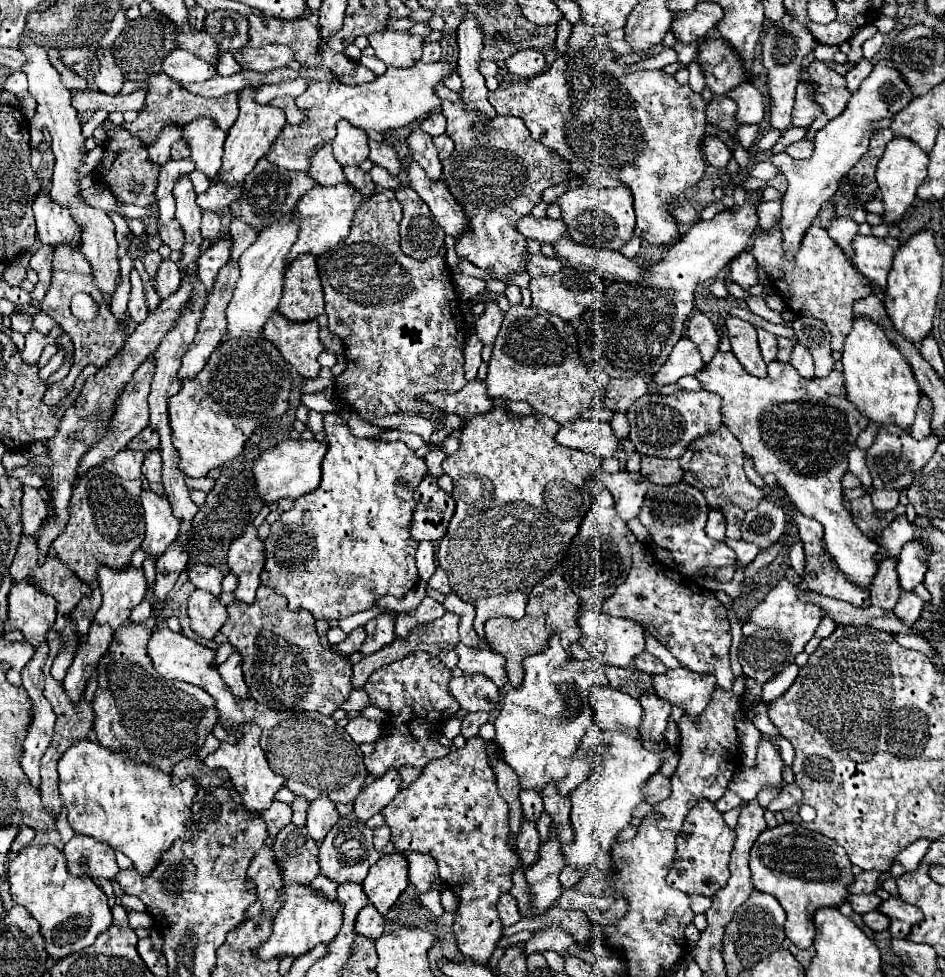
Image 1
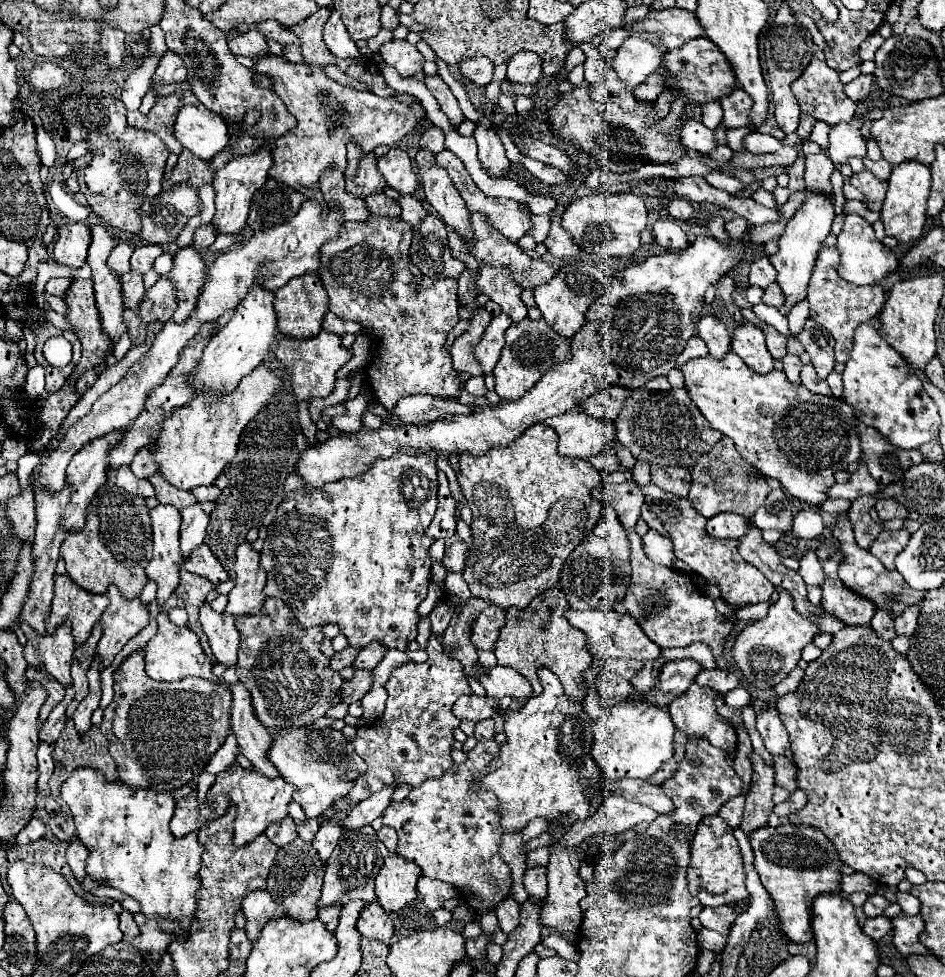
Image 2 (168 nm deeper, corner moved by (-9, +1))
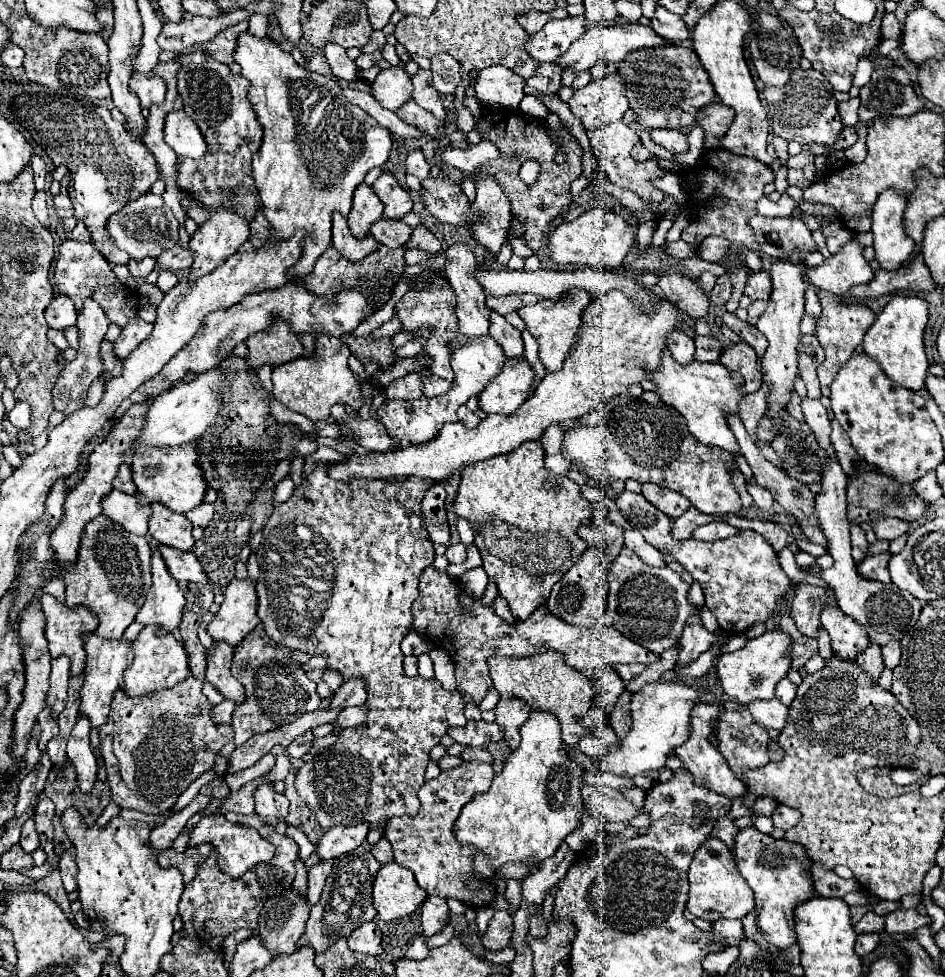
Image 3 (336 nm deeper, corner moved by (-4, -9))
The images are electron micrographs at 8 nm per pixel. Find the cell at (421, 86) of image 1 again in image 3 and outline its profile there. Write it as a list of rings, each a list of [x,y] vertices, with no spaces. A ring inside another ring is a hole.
[[[249,32],[241,34],[239,36],[239,44],[237,44],[237,50],[235,50],[235,62],[241,66],[241,76],[247,78],[251,82],[251,88],[249,88],[249,100],[257,112],[257,118],[263,126],[263,144],[259,148],[259,152],[253,156],[253,180],[255,180],[255,186],[257,186],[257,192],[259,192],[259,198],[261,198],[261,204],[263,204],[263,212],[273,228],[271,232],[271,238],[275,236],[277,240],[287,240],[297,228],[305,228],[307,234],[305,234],[305,242],[303,242],[303,256],[299,258],[299,262],[293,266],[293,270],[289,272],[289,276],[305,276],[313,270],[313,264],[317,262],[317,258],[331,246],[331,214],[335,210],[339,210],[343,216],[349,214],[351,210],[351,198],[353,198],[353,192],[355,188],[365,180],[365,174],[369,168],[373,166],[383,166],[391,154],[391,148],[393,148],[393,140],[391,140],[391,132],[387,128],[381,128],[365,110],[349,104],[345,100],[345,96],[341,94],[341,88],[335,84],[335,80],[329,80],[321,74],[315,74],[311,70],[307,70],[305,66],[299,66],[291,54],[285,54],[271,38],[263,38],[263,40],[257,40],[253,38]]]

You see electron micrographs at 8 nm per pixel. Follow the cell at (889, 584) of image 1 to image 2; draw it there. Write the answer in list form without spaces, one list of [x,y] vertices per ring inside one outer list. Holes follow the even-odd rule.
[[[876,610],[876,616],[872,620],[872,630],[884,638],[884,640],[894,640],[894,620],[890,618],[890,614],[886,614],[886,610]]]

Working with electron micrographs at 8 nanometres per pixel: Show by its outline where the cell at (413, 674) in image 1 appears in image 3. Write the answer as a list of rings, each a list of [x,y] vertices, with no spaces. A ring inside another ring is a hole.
[[[322,462],[317,465],[311,476],[295,488],[293,496],[283,502],[277,504],[269,522],[263,528],[263,540],[261,546],[257,550],[257,560],[259,560],[259,580],[257,580],[257,596],[259,596],[259,608],[257,614],[265,626],[267,636],[271,636],[277,644],[293,648],[293,650],[305,650],[311,654],[327,654],[327,662],[329,668],[339,670],[343,674],[343,678],[349,676],[361,676],[367,682],[367,702],[365,706],[369,708],[367,714],[367,722],[359,728],[347,728],[341,732],[339,740],[325,748],[323,752],[315,754],[313,758],[307,758],[305,764],[299,768],[297,778],[295,778],[295,788],[299,792],[299,796],[311,806],[311,810],[317,816],[317,822],[323,830],[329,830],[331,826],[337,824],[357,824],[357,822],[369,822],[371,828],[377,828],[385,818],[391,816],[401,816],[401,814],[417,814],[419,810],[419,798],[417,792],[419,788],[425,784],[425,770],[429,764],[429,752],[435,744],[439,744],[441,736],[447,734],[449,726],[463,726],[467,722],[467,718],[463,716],[463,696],[461,690],[445,690],[441,686],[441,682],[437,678],[427,680],[421,676],[409,678],[403,672],[403,654],[401,654],[401,640],[407,636],[407,632],[411,630],[409,624],[413,620],[411,616],[411,604],[415,602],[415,598],[419,596],[417,584],[419,584],[419,576],[425,568],[429,568],[433,564],[435,558],[435,550],[433,550],[433,542],[427,536],[427,530],[423,526],[423,510],[421,510],[421,500],[425,496],[425,490],[429,488],[425,478],[417,478],[417,476],[407,476],[407,480],[403,482],[389,482],[389,480],[367,480],[359,479],[353,482],[336,481],[329,478],[327,468],[330,462]]]

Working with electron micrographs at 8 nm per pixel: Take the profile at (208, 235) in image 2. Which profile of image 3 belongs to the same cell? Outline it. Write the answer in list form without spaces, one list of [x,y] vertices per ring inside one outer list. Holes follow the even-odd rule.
[[[175,246],[171,250],[165,250],[161,252],[161,256],[157,256],[157,262],[159,266],[165,270],[183,270],[183,268],[189,268],[193,264],[193,252],[189,252],[189,248],[181,248],[181,246]]]

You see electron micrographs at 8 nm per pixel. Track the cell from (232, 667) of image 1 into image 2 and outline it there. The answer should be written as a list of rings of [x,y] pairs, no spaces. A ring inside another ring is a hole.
[[[242,682],[232,684],[232,732],[238,738],[238,744],[242,748],[242,754],[252,762],[254,770],[260,772],[266,778],[276,778],[278,770],[268,760],[268,750],[274,744],[272,732],[266,730],[254,718],[254,712],[250,712],[250,694],[246,688],[242,688]]]

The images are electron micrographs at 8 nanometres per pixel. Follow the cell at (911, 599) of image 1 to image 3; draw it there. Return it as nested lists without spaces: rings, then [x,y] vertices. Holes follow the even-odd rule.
[[[893,640],[891,644],[885,644],[883,646],[883,660],[885,660],[885,666],[889,668],[895,668],[899,664],[899,658],[901,658],[901,644],[897,640]]]

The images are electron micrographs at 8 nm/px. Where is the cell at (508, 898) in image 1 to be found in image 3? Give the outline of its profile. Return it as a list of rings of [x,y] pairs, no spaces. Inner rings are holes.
[[[495,910],[495,916],[491,918],[487,932],[483,934],[483,946],[487,950],[501,950],[509,944],[509,938],[513,934],[513,918],[507,910]]]

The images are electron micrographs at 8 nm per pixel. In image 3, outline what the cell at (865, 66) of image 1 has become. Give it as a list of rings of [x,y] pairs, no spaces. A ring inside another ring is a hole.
[[[849,98],[847,102],[839,104],[839,116],[845,126],[855,126],[859,122],[859,116],[857,116],[859,106],[861,106],[859,98]]]

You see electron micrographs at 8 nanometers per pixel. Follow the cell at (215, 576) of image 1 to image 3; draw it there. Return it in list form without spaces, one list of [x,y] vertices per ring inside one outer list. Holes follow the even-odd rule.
[[[161,546],[161,554],[167,564],[167,570],[171,572],[175,580],[187,580],[187,582],[207,582],[209,580],[201,562],[197,560],[193,552],[181,552],[177,548]]]

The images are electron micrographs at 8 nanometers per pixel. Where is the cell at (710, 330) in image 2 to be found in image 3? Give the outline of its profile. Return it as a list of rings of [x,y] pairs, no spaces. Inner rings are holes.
[[[695,336],[693,340],[695,340],[695,346],[697,346],[697,350],[695,350],[695,360],[697,362],[715,362],[715,360],[719,360],[723,346],[717,338],[713,338],[713,336]]]

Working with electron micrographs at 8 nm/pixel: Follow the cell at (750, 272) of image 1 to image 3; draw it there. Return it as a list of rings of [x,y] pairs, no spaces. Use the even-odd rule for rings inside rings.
[[[761,270],[761,272],[749,274],[747,284],[745,284],[745,294],[751,300],[769,300],[769,292],[771,292],[771,276],[769,276],[769,272]]]

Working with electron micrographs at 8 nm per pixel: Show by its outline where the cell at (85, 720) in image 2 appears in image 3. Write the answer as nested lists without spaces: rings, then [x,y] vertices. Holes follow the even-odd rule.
[[[77,716],[75,728],[67,742],[67,756],[77,768],[81,792],[89,792],[97,780],[97,760],[89,748],[89,730],[89,720],[85,720],[85,716]]]

